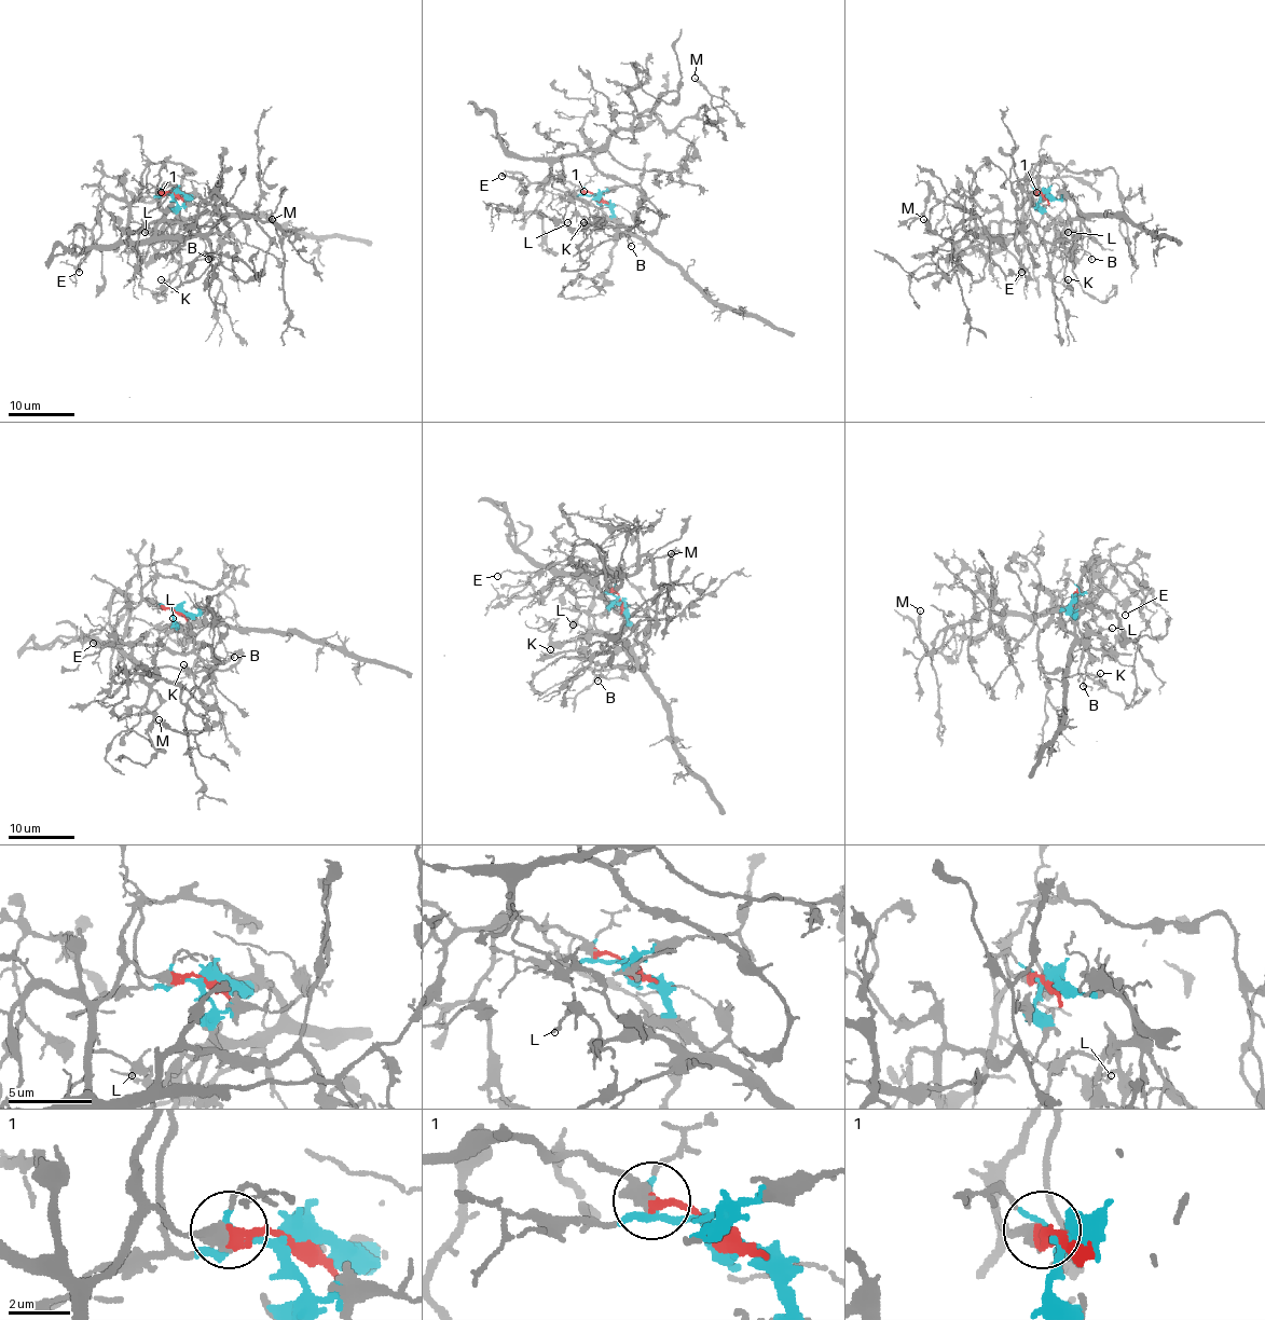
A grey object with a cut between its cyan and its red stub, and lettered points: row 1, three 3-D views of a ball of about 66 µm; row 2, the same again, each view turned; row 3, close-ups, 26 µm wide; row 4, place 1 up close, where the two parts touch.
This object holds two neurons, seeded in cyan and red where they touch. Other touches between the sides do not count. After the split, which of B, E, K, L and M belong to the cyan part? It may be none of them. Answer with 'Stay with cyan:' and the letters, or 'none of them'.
Stay with cyan: B, K, L

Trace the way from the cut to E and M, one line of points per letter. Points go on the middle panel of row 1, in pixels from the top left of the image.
E: (599, 202), (592, 193), (555, 177), (546, 177), (526, 187), (521, 183), (524, 176), (517, 179), (502, 176)
M: (599, 202), (554, 177), (555, 161), (640, 129), (645, 111), (668, 129), (714, 124), (693, 79)

